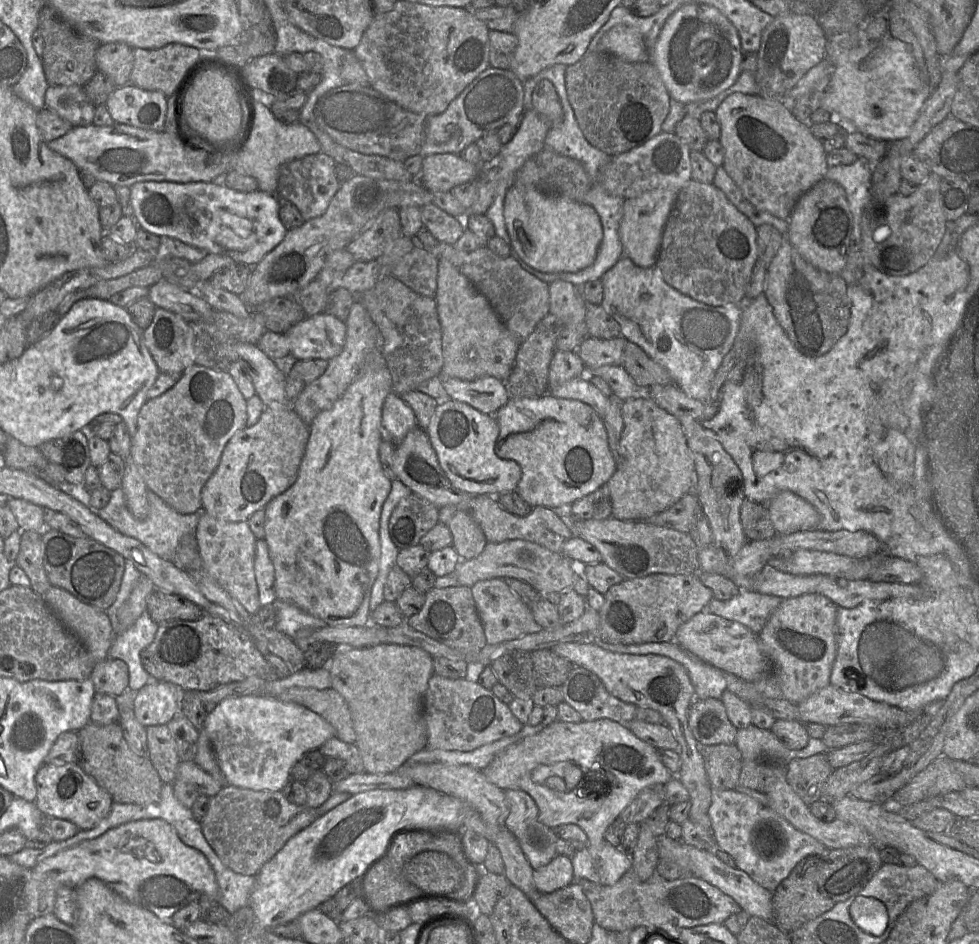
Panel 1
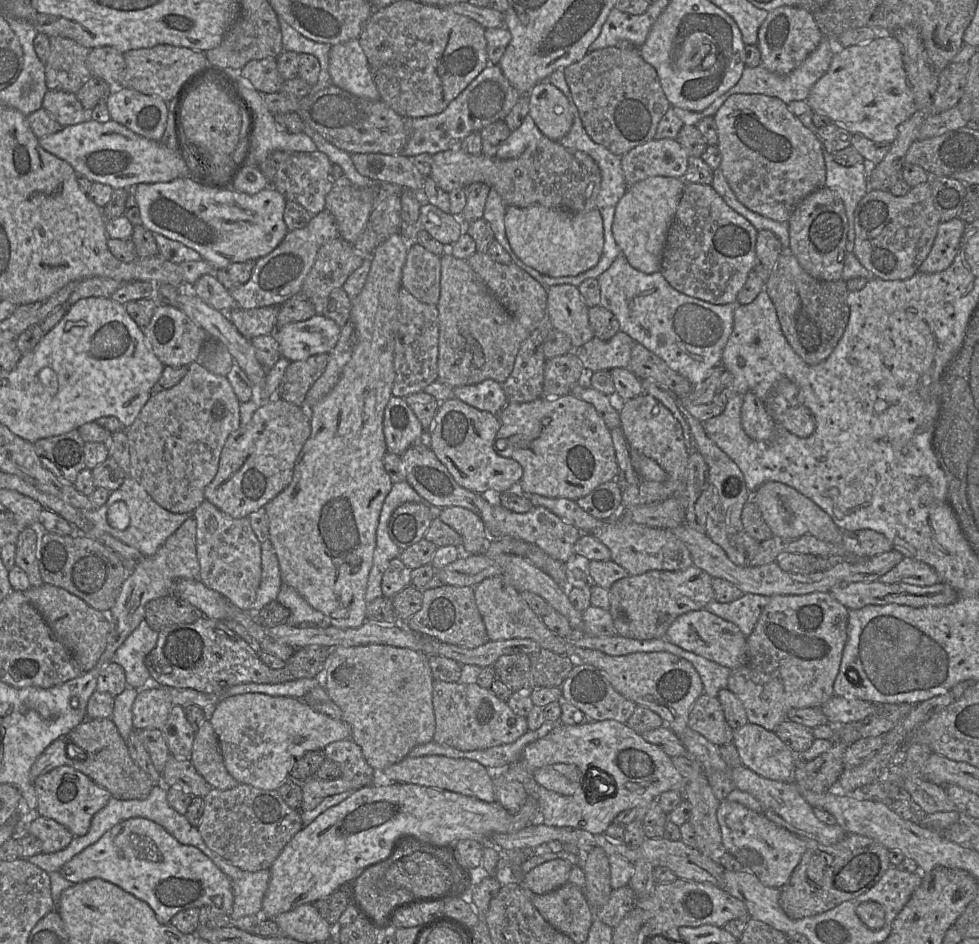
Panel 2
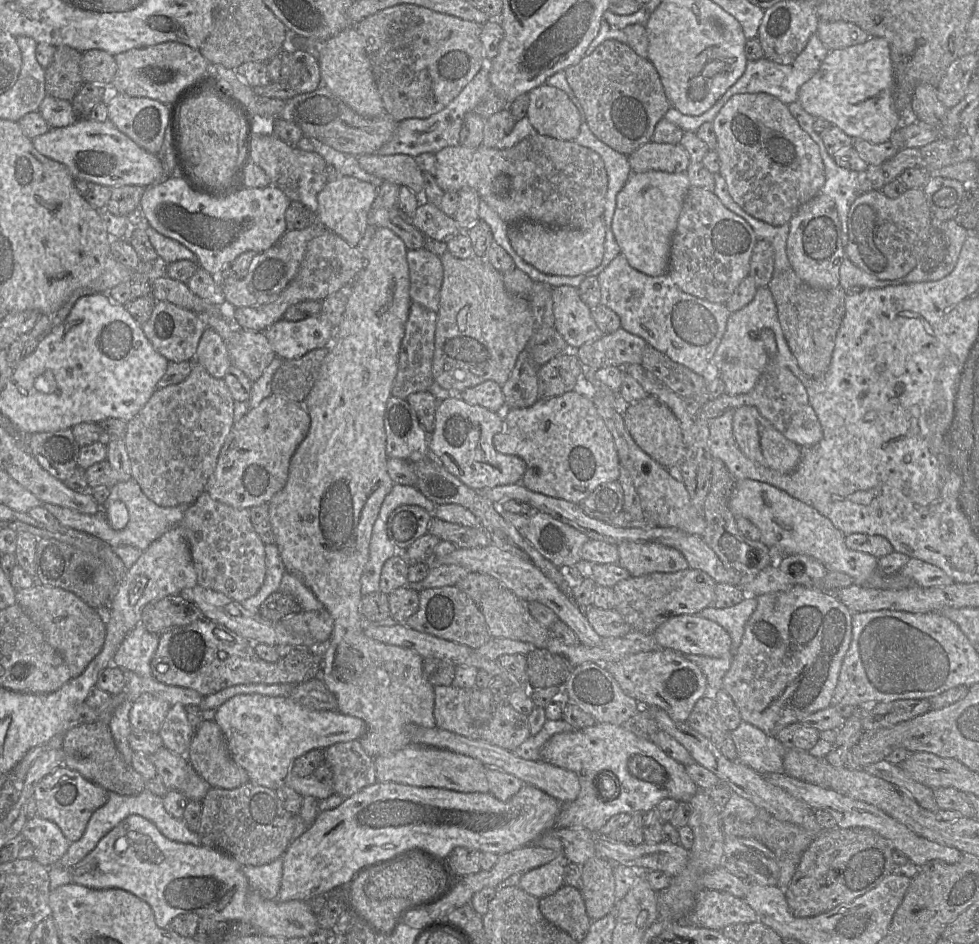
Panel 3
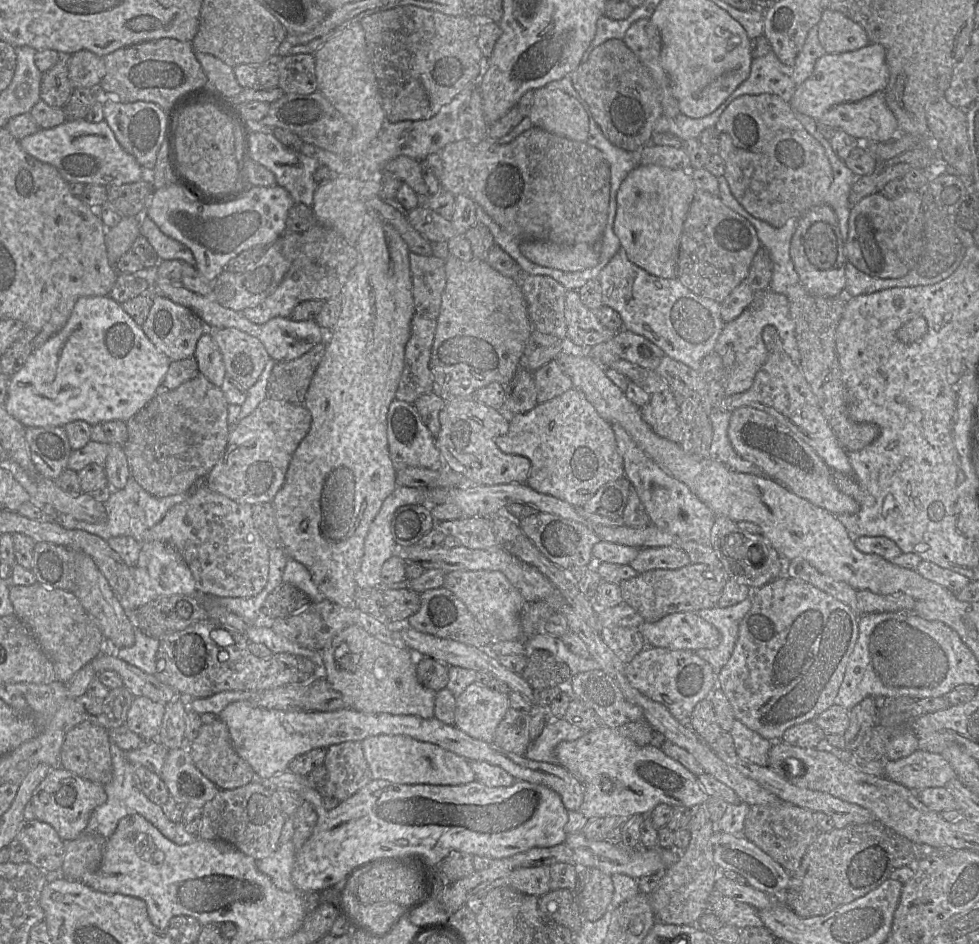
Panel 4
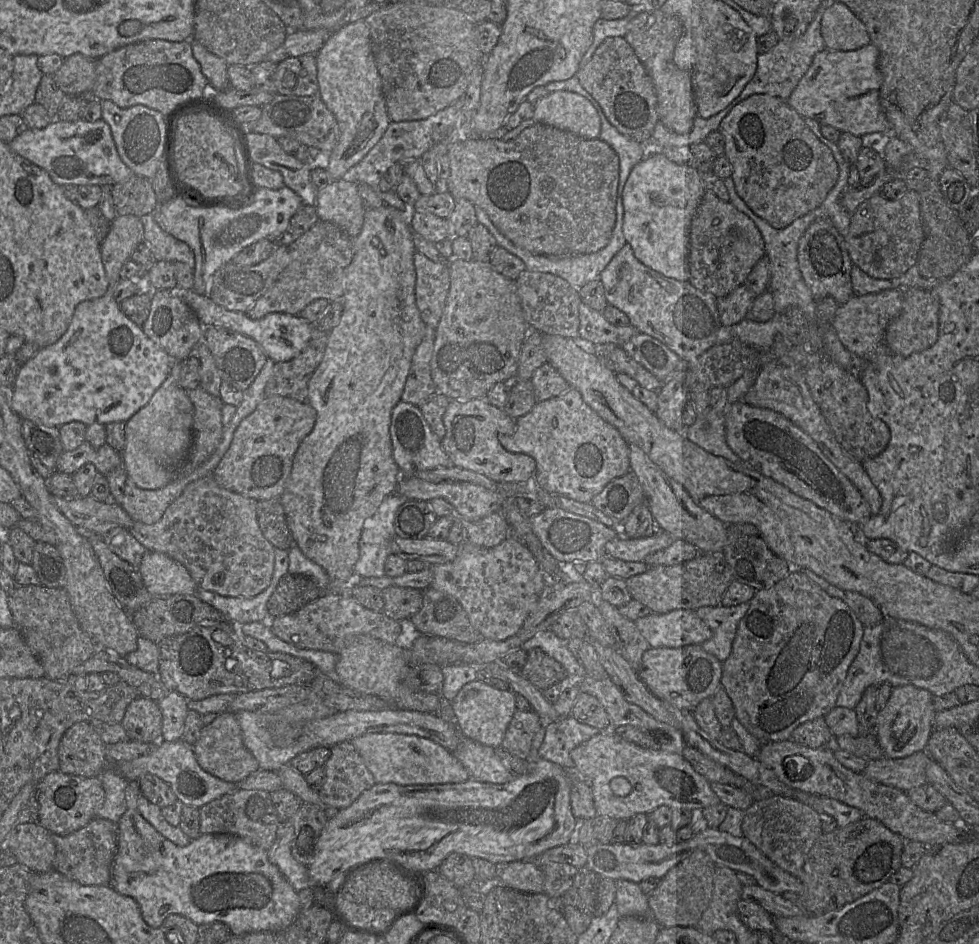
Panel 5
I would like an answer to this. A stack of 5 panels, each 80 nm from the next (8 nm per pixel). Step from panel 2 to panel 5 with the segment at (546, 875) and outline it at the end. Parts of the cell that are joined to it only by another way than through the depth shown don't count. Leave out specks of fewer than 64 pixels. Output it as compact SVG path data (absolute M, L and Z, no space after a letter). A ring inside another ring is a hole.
M512 861L498 866L502 885L520 892L543 892L544 874L532 861Z

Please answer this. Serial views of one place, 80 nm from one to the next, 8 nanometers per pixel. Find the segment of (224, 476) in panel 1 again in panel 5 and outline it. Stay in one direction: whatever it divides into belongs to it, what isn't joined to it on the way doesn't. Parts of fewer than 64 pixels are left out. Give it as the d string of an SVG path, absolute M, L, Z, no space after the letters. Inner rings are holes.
M269 396L244 418L231 445L212 476L222 488L256 501L278 499L290 476L294 456L303 439L313 430L316 410L307 401Z

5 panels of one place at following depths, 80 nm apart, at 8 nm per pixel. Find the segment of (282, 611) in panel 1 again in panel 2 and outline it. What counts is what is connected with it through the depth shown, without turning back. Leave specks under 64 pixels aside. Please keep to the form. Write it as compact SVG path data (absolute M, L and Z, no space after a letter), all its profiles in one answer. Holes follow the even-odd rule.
M282 583L276 601L289 609L290 615L285 623L290 626L328 625L324 614L315 610L291 586Z

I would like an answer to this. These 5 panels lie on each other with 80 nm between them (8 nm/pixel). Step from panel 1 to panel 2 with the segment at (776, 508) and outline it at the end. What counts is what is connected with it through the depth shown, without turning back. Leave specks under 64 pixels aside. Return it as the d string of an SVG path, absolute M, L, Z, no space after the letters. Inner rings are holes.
M766 482L762 484L751 494L750 500L760 510L762 518L773 536L797 538L812 535L825 542L841 543L842 531L831 518L813 502L782 483Z

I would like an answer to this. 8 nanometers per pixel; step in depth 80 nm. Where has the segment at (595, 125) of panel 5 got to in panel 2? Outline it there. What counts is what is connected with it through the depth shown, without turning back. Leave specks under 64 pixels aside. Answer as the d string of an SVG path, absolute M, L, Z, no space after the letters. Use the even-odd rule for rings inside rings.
M538 83L527 94L529 115L544 136L559 141L571 129L573 115L566 96L550 83Z

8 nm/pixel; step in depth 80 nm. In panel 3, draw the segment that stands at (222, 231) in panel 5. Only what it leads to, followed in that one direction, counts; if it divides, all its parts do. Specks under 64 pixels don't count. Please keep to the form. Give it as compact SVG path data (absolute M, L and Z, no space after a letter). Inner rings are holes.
M178 177L161 179L146 190L140 207L147 224L161 235L175 240L191 250L198 258L198 265L213 277L219 277L222 269L246 251L262 253L271 248L288 231L285 212L291 200L274 186L243 188L222 199L213 199L198 193Z

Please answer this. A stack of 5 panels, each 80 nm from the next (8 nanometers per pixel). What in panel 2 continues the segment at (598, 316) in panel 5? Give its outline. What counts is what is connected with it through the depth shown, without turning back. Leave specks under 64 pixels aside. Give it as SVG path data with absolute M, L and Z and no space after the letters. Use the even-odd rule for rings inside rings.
M558 284L547 288L547 318L554 329L569 336L573 348L595 336L588 309L577 286Z

